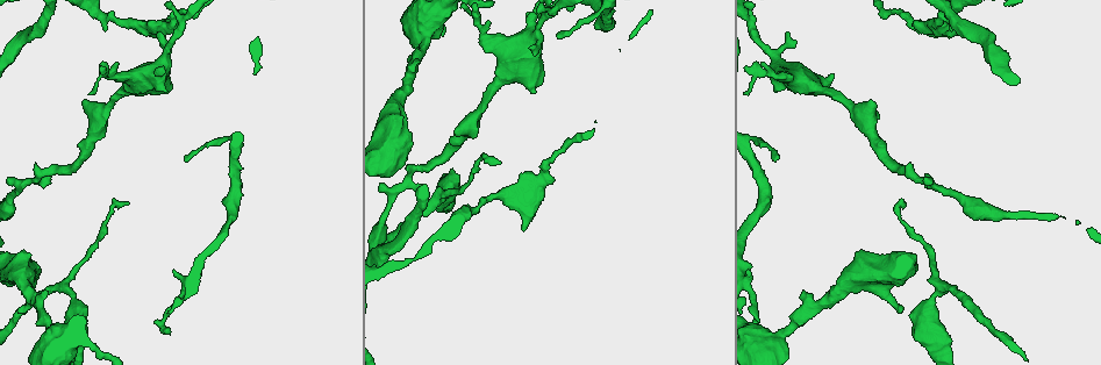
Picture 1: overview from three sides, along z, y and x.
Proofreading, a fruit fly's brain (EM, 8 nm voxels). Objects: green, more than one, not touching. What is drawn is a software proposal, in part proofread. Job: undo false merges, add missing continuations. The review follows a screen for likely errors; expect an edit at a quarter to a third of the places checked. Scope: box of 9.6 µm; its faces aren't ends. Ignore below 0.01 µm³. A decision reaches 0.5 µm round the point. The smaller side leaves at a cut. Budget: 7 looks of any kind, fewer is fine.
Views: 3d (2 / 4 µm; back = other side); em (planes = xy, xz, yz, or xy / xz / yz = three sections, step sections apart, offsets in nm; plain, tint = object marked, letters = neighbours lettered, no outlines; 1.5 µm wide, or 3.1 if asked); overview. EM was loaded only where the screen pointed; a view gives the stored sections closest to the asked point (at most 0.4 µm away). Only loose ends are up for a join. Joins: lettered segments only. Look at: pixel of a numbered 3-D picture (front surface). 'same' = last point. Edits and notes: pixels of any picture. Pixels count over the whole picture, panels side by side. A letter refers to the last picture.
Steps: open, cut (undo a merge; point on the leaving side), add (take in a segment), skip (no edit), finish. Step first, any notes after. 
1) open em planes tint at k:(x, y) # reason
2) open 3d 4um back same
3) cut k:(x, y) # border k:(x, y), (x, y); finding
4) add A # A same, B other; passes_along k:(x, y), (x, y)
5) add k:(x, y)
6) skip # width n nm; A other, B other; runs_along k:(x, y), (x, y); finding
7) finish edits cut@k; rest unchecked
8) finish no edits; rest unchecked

open 3d 4um at 1:(524, 230) # an open end

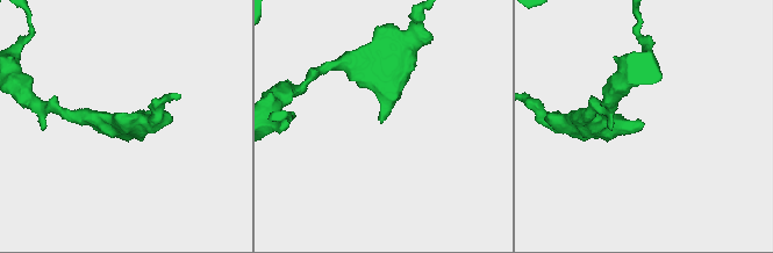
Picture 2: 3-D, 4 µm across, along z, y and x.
open em xz step 8 tint at 2:(380, 120)

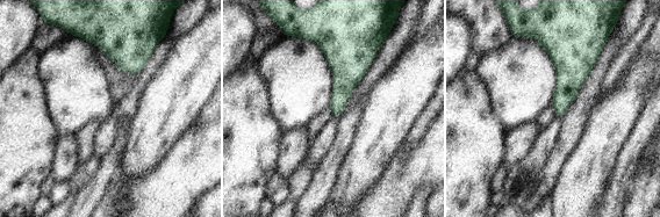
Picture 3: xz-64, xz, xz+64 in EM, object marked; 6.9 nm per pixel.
open em planes letters same

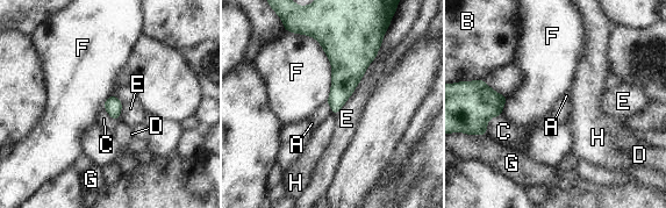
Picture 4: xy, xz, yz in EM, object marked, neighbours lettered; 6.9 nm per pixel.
skip # A other, B other, C other, D other, E other, F other, G other, H other; border 4:(501, 114), (488, 121), (486, 134); none of them fits

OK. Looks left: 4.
open em planes letters at 1:(535, 92) # thick end

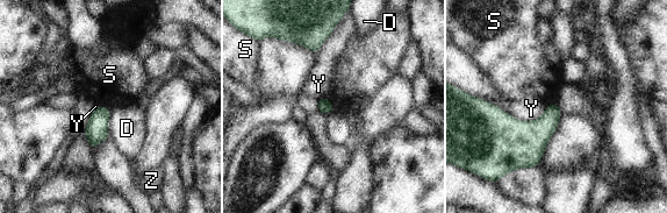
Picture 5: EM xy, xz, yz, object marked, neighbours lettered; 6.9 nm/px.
skip # D other, S other, Y other, Z other; border 5:(110, 109), (108, 135); no lettered segment goes on from it

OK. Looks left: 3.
open 3d 4um at 1:(901, 312)

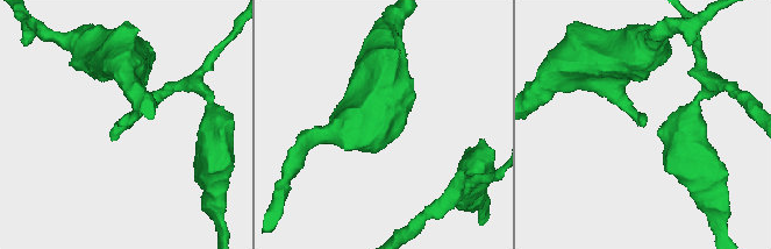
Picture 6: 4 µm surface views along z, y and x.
open em planes plain at 6:(118, 125) # now the EM

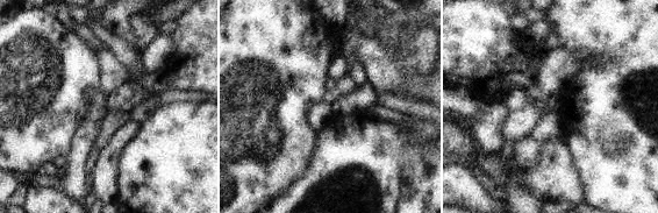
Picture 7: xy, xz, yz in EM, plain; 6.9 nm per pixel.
open em planes letters same # what lies round it

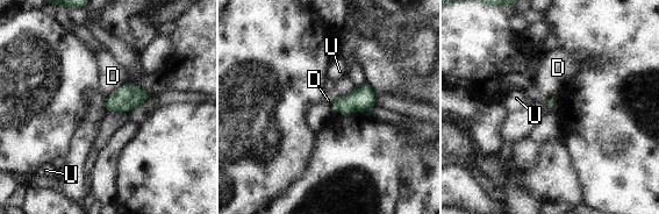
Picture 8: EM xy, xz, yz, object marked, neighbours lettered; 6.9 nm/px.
skip # D other, U other; border 8:(124, 81), (106, 98); no lettered segment goes on from it

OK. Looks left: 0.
finish no edits; rest unchecked

